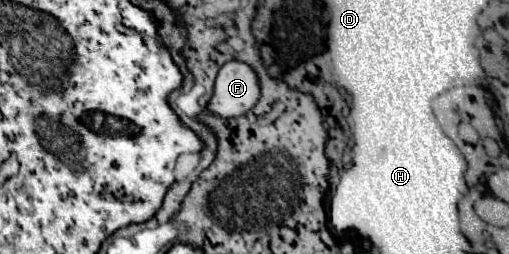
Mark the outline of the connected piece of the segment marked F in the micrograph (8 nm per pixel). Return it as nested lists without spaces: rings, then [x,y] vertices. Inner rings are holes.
[[[227,61],[217,75],[209,109],[221,117],[239,117],[247,113],[261,97],[255,69],[243,61]]]

